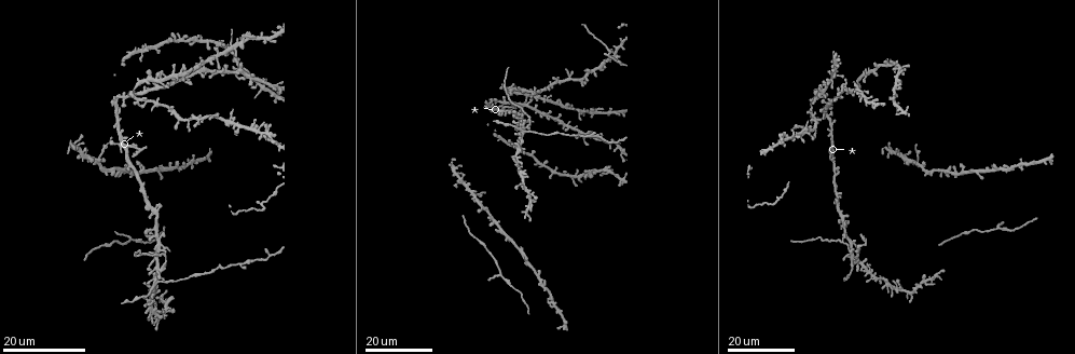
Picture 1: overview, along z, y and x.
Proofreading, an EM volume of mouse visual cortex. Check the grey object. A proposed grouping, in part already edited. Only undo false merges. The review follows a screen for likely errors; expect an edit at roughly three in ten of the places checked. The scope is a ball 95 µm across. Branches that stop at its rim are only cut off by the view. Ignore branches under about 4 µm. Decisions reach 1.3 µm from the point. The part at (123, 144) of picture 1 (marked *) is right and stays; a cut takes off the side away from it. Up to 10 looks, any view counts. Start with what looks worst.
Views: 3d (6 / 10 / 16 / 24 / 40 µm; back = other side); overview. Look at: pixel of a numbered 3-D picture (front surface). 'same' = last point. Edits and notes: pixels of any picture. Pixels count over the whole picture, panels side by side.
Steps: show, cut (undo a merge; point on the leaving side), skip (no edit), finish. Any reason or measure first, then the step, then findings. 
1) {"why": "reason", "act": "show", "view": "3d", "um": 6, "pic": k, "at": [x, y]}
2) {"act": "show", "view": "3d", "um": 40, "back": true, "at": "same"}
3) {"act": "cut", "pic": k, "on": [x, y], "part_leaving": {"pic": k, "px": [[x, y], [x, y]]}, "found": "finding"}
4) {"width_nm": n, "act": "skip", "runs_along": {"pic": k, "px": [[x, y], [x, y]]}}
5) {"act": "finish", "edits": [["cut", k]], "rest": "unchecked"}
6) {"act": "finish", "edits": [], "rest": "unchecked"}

{"why": "three-way junction", "act": "show", "view": "3d", "um": 16, "pic": 1, "at": [163, 281]}

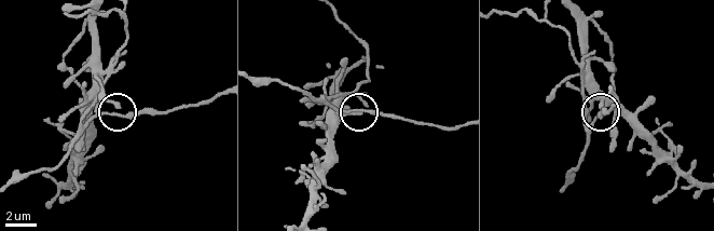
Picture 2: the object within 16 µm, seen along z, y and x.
{"why": "zoom in", "act": "show", "view": "3d", "um": 10, "pic": 2, "at": [121, 113]}

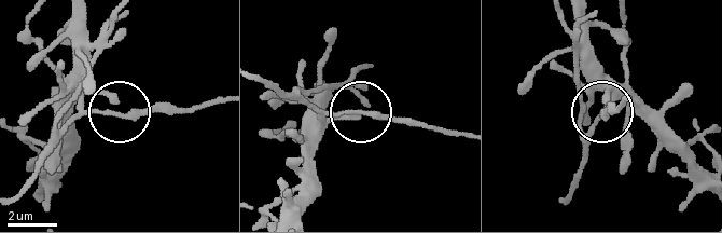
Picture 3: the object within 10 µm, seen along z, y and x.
{"act": "skip", "found": "one neuron here"}

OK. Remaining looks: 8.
{"why": "three-way junction", "act": "show", "view": "3d", "um": 24, "pic": 1, "at": [531, 120]}

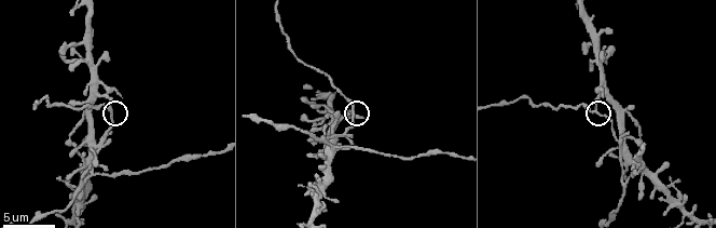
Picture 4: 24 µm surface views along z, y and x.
{"act": "show", "view": "3d", "um": 6, "pic": 4, "at": [353, 111]}

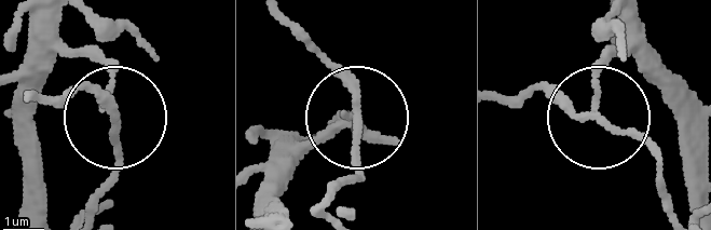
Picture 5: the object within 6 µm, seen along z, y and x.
{"arms": 3, "act": "skip", "runs_along": {"pic": 5, "px": [[85, 16], [120, 120], [71, 89]]}, "found": "one neuron here"}

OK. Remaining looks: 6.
{"why": "looks like a crossing", "act": "show", "view": "3d", "um": 24, "pic": 1, "at": [917, 161]}

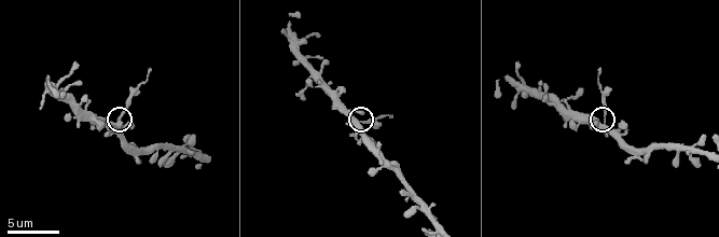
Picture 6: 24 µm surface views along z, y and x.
{"why": "closer look", "act": "show", "view": "3d", "um": 10, "pic": 6, "at": [115, 129]}

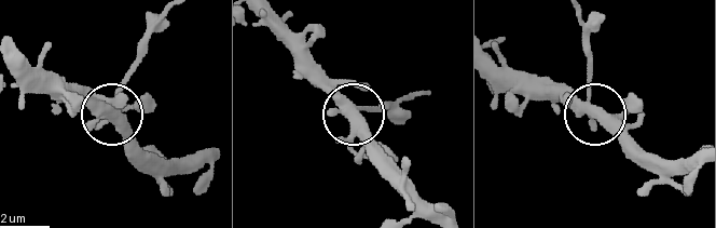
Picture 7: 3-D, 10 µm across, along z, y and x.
{"act": "skip", "found": "continuous, no second neuron"}

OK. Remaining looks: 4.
{"why": "three-way junction", "act": "show", "view": "3d", "um": 24, "pic": 1, "at": [262, 202]}

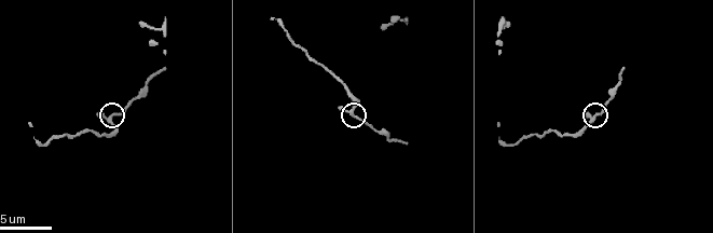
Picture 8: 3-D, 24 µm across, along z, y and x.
{"act": "show", "view": "3d", "um": 10, "pic": 8, "at": [353, 113]}

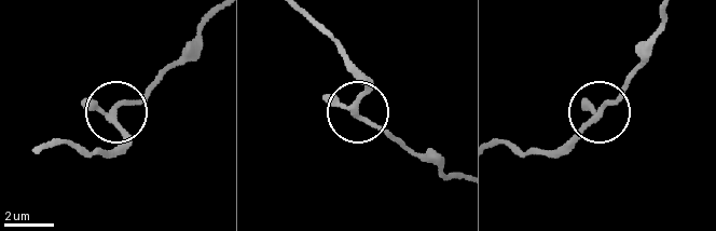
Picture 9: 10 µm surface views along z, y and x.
{"arms": 3, "act": "skip", "found": "all the same neuron"}

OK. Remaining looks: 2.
{"why": "three arms meet", "act": "show", "view": "3d", "um": 24, "pic": 1, "at": [768, 147]}

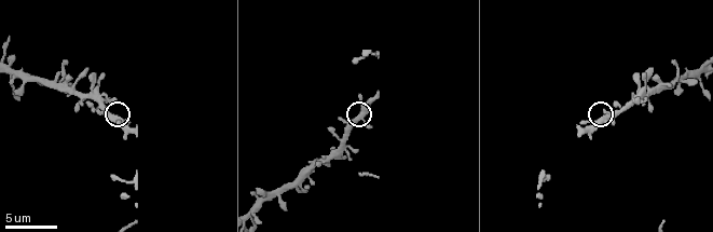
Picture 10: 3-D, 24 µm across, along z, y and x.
{"act": "show", "view": "3d", "um": 6, "pic": 10, "at": [361, 115]}

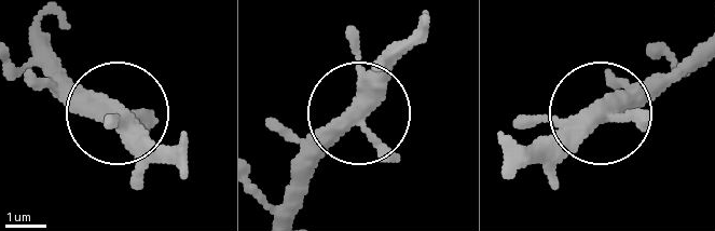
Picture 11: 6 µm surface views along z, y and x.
{"arms": 3, "act": "skip", "runs_along": {"pic": 11, "px": [[37, 56], [177, 166]]}, "found": "all the same neuron"}

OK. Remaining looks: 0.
{"act": "finish", "edits": [], "rest": "unchecked"}

